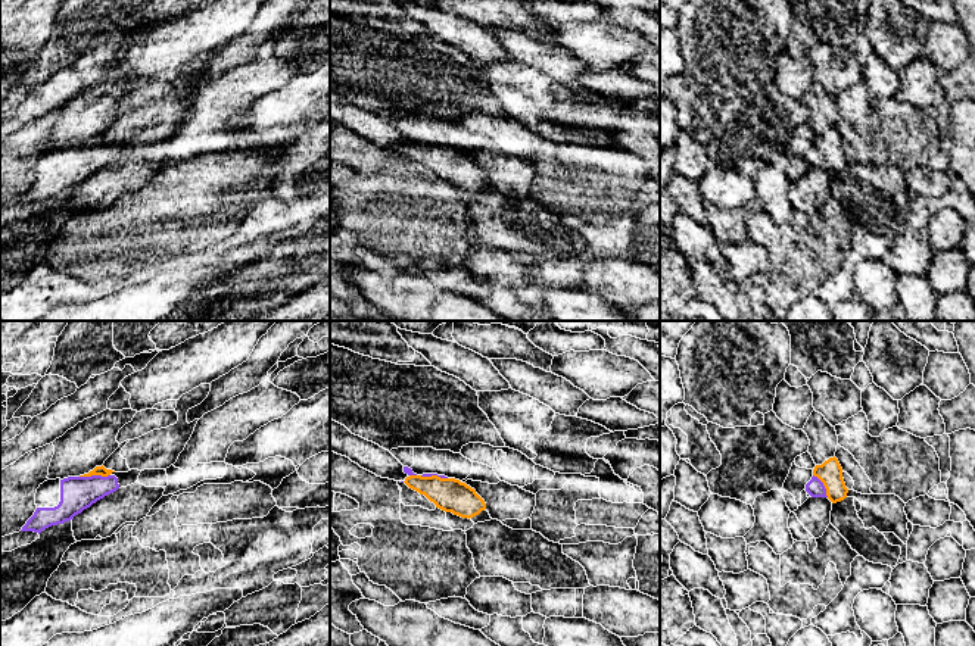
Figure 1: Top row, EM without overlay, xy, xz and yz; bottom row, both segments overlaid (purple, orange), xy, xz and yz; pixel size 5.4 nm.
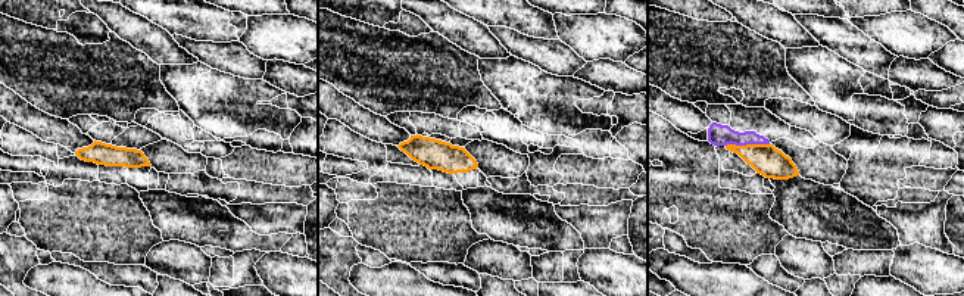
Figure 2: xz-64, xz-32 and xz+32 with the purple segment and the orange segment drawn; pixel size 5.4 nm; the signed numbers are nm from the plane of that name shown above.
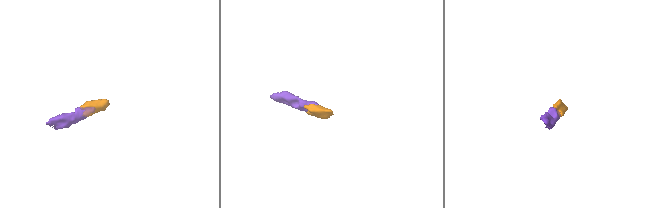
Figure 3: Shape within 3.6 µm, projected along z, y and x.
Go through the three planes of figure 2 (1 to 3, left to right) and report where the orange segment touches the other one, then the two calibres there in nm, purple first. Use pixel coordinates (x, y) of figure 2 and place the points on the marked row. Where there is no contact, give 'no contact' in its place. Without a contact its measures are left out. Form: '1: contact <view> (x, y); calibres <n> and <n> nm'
1: no contact
2: no contact
3: contact xz+32 (746, 143); calibres 120 and 170 nm

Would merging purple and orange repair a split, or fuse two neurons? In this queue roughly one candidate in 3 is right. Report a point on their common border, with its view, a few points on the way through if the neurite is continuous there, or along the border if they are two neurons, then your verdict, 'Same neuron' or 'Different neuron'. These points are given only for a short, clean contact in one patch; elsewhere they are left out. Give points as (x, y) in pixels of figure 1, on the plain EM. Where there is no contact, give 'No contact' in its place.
Touches purple at xy (94, 146). Path across: xy (77, 164), (94, 146), (102, 142). Same neuron

